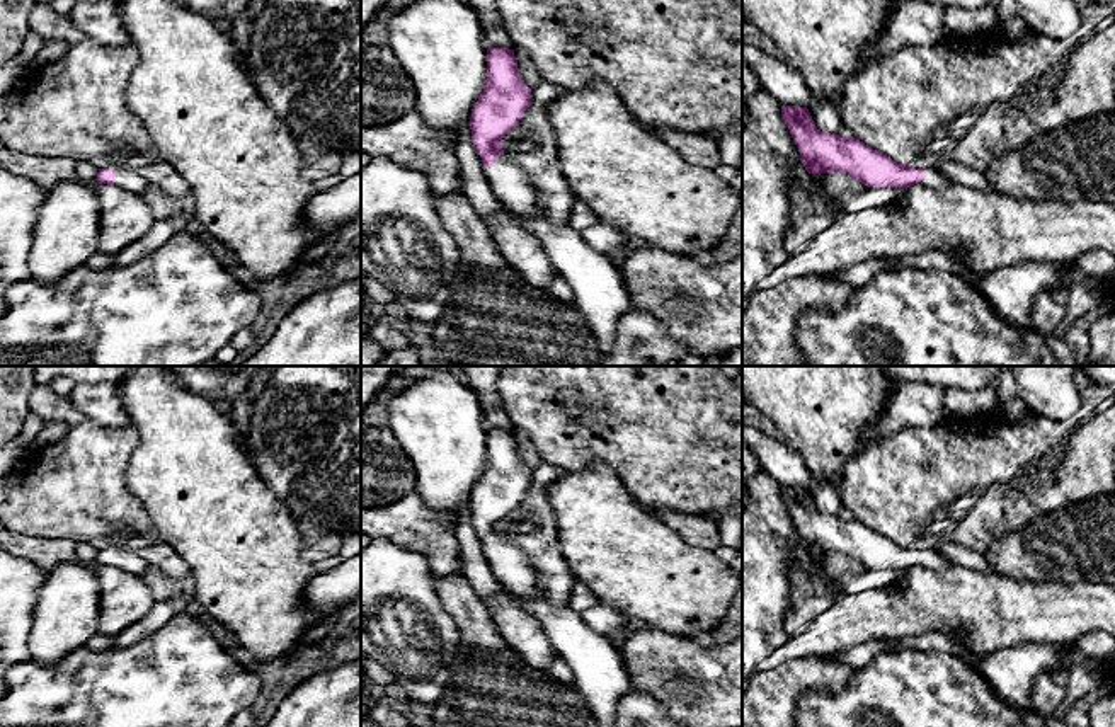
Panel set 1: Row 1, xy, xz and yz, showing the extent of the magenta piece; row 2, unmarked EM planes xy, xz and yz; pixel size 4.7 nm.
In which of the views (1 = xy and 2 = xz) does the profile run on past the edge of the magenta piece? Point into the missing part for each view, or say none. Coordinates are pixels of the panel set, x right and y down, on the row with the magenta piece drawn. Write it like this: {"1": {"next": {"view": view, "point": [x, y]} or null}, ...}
{"1": {"next": {"view": "xy", "point": [130, 181]}}, "2": {"next": {"view": "xz", "point": [600, 295]}}}

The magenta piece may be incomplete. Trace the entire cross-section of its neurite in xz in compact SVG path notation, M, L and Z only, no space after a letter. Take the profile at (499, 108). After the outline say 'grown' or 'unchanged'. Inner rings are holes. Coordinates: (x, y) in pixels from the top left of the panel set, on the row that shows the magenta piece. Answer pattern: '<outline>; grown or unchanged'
M487 49L487 80L483 92L472 109L472 143L482 158L485 179L502 209L514 215L543 245L546 257L574 291L574 306L594 334L603 354L615 346L616 325L630 306L623 284L618 257L598 252L586 243L582 235L570 226L552 225L538 209L536 187L517 157L502 148L502 138L519 124L523 112L531 106L531 89L523 82L517 58L512 49Z; grown

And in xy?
M107 163L102 169L99 169L95 180L99 184L114 186L133 194L145 194L150 187L150 184L141 174L116 163Z; grown

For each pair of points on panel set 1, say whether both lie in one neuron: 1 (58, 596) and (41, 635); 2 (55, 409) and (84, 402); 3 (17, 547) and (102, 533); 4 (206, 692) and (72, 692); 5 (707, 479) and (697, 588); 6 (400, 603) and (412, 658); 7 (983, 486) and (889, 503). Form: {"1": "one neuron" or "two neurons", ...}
{"1": "one neuron", "2": "two neurons", "3": "two neurons", "4": "one neuron", "5": "two neurons", "6": "one neuron", "7": "one neuron"}

